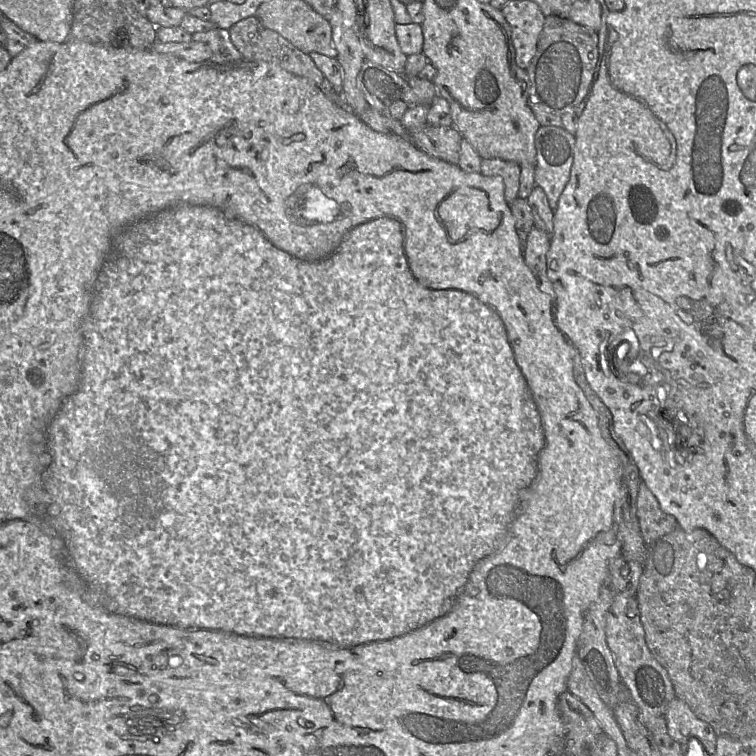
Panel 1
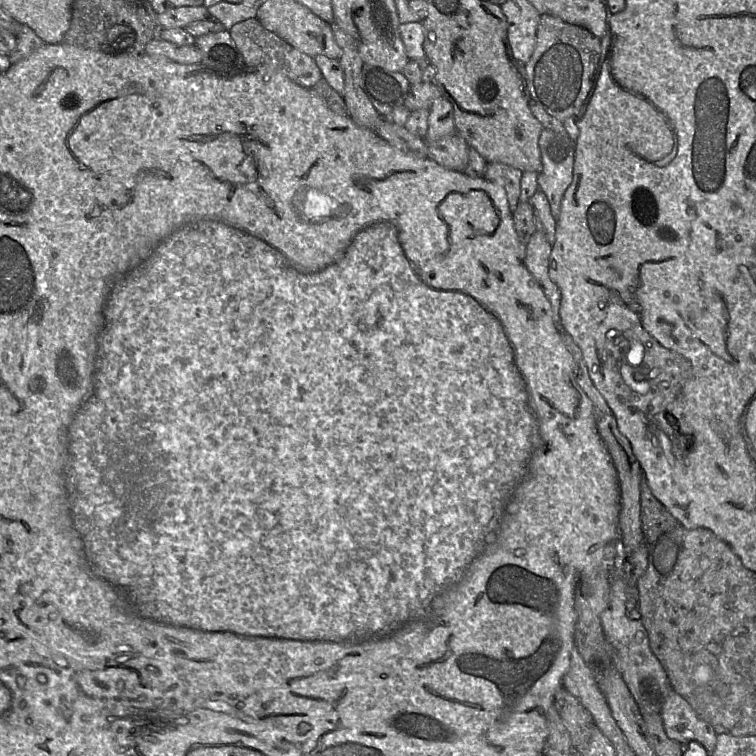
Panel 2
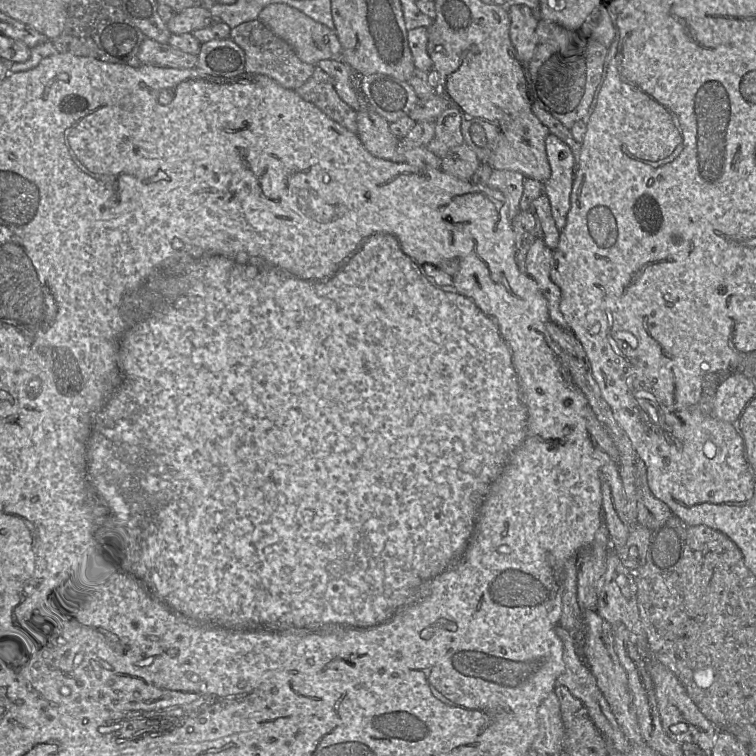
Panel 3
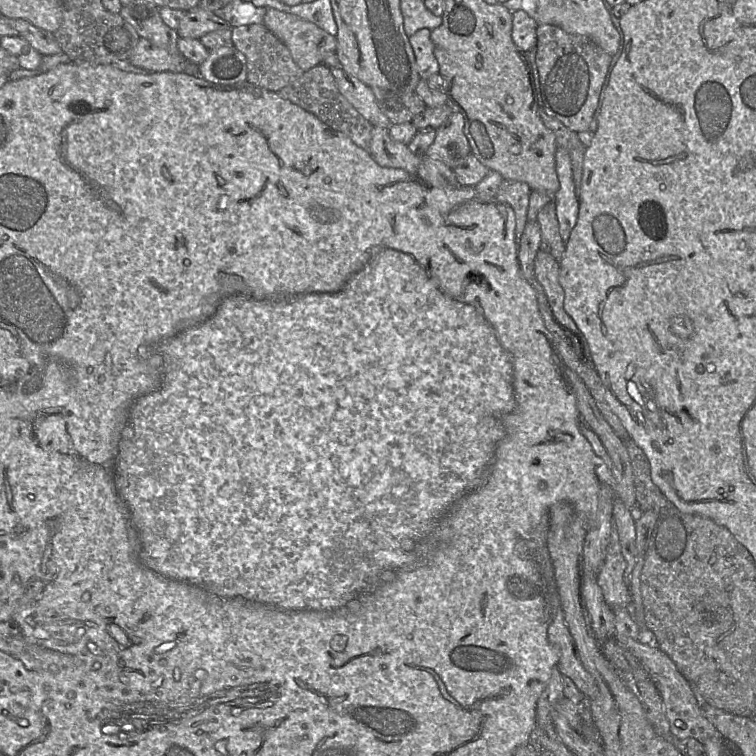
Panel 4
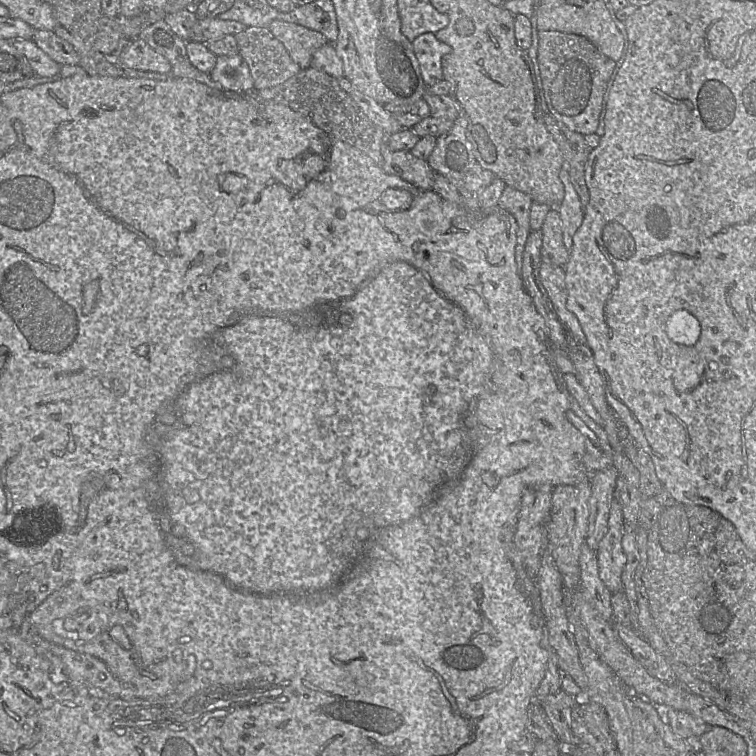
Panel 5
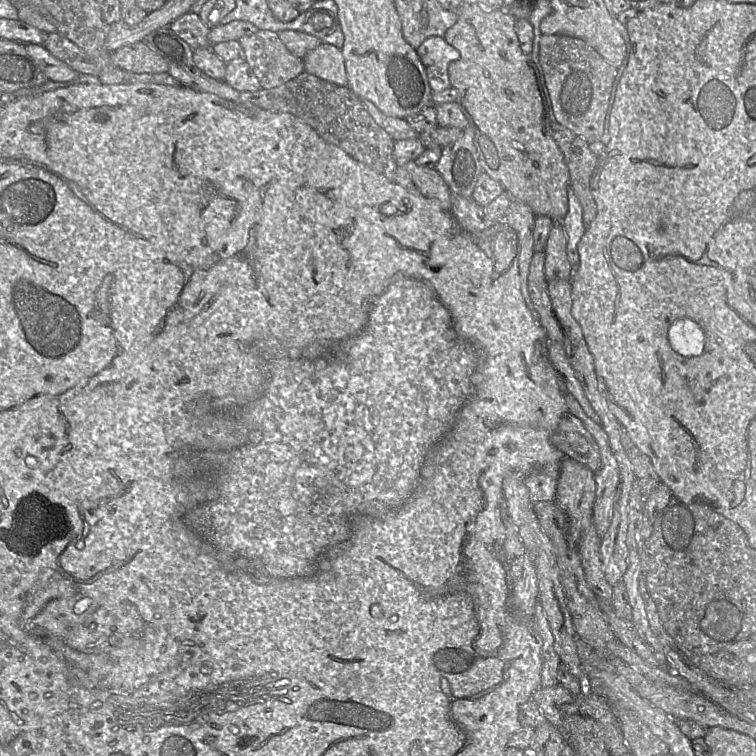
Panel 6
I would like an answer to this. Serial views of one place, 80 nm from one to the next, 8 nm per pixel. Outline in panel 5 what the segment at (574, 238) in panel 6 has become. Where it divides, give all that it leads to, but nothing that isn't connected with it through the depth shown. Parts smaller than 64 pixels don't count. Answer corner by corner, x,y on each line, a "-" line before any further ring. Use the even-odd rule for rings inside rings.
563,161
563,168
559,173
559,179
564,186
564,198
557,207
561,219
563,242
568,252
572,250
573,237
580,227
584,212
579,197
570,181
569,173

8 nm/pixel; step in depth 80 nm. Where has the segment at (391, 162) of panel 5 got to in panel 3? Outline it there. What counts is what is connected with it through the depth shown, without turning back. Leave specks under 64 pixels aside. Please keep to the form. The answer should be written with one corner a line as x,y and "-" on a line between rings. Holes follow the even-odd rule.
363,97
363,107
357,111
358,137
363,143
366,150
373,156
393,162
405,162
403,156
403,142
389,130
389,122
382,116
375,112
371,105
369,105

